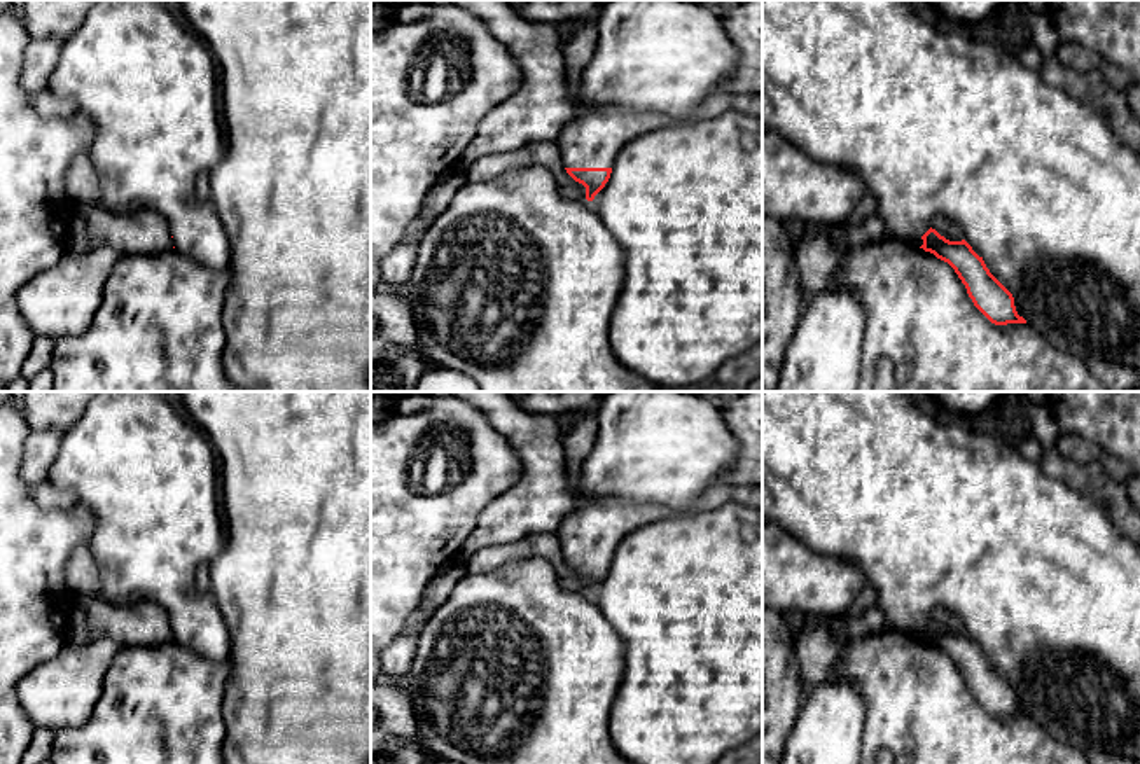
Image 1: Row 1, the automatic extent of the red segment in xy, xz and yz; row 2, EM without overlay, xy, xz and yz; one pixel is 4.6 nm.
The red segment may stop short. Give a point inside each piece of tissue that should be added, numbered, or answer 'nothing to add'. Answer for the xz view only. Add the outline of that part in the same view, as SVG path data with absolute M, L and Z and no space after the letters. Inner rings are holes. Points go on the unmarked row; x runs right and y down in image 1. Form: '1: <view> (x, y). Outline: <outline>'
1: xz (593, 530). Outline: M587 502L561 521L556 535L565 559L612 559L619 544L643 524L678 516L657 504Z

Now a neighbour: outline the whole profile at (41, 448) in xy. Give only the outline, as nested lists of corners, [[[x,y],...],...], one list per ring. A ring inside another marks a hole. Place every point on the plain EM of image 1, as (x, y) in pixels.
[[[30,430],[21,460],[21,479],[28,488],[37,490],[47,479],[61,441],[63,432],[59,430]]]

